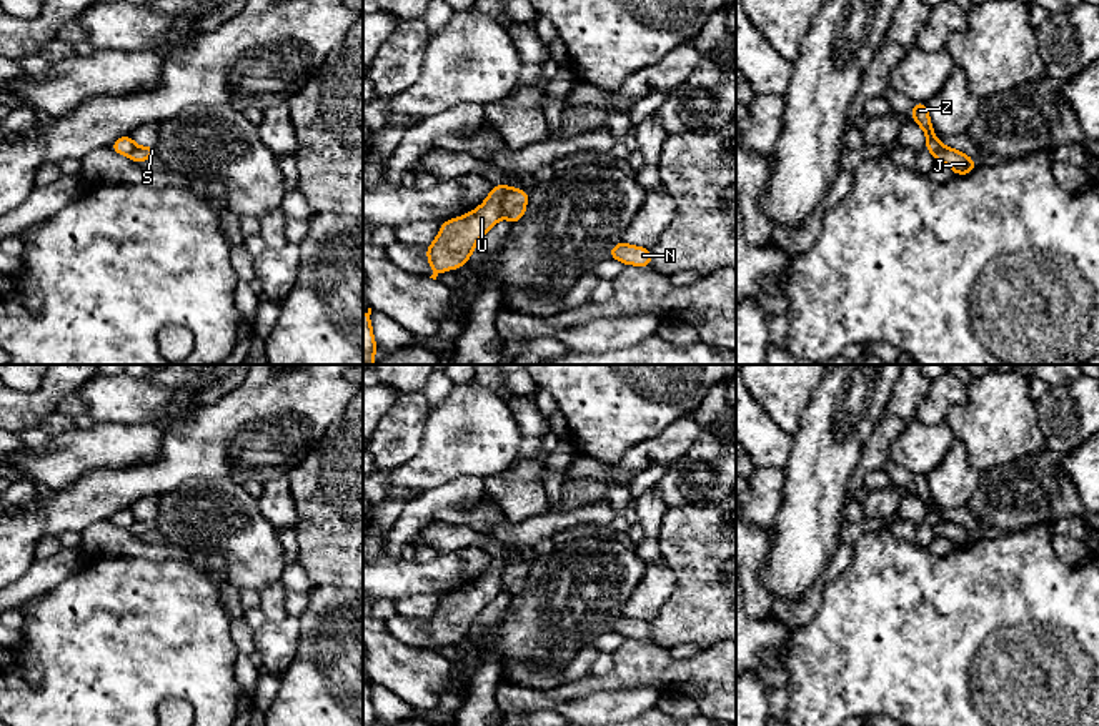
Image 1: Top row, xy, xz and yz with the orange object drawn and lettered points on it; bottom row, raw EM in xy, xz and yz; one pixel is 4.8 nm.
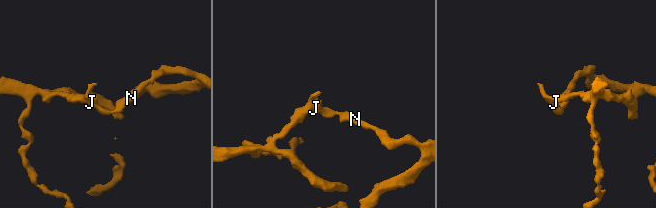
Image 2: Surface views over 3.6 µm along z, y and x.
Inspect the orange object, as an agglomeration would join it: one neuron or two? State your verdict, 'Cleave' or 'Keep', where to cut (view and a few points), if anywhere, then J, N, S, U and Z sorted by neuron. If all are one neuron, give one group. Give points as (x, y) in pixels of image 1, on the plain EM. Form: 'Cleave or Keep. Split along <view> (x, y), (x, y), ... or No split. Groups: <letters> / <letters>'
Cleave. Split along xz (513, 560), (505, 566), (500, 586). Groups: J N S / U Z

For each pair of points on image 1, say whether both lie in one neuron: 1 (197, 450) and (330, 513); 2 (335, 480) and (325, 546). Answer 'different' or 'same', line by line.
1: different
2: same

